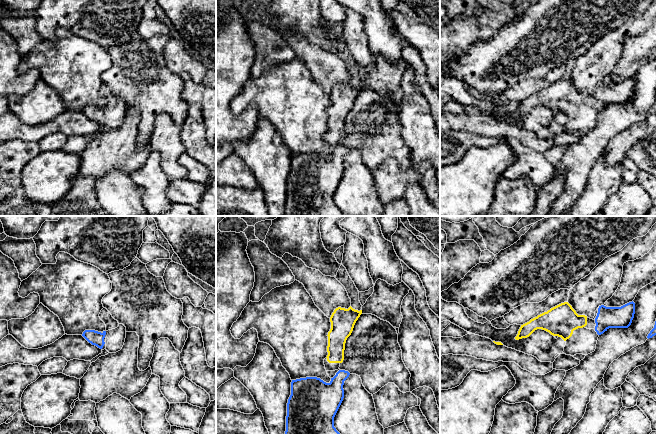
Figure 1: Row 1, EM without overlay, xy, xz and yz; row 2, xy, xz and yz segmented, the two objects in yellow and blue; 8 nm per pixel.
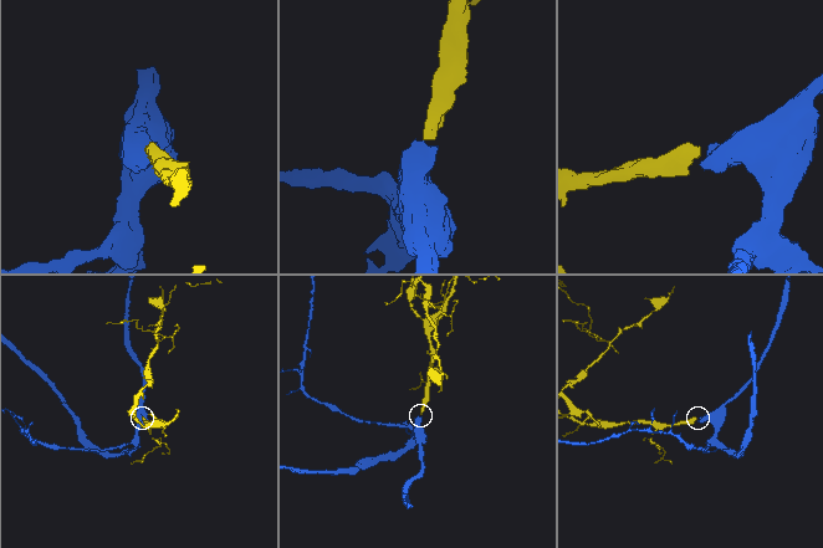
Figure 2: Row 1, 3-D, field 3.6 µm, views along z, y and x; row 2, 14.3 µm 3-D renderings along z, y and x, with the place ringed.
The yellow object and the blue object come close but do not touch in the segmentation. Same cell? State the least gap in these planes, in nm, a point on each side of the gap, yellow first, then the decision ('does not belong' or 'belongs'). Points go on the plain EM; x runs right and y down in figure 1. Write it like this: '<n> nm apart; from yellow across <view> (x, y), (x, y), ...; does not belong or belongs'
60 nm apart; from yellow across xz (339, 138), (339, 146); belongs

